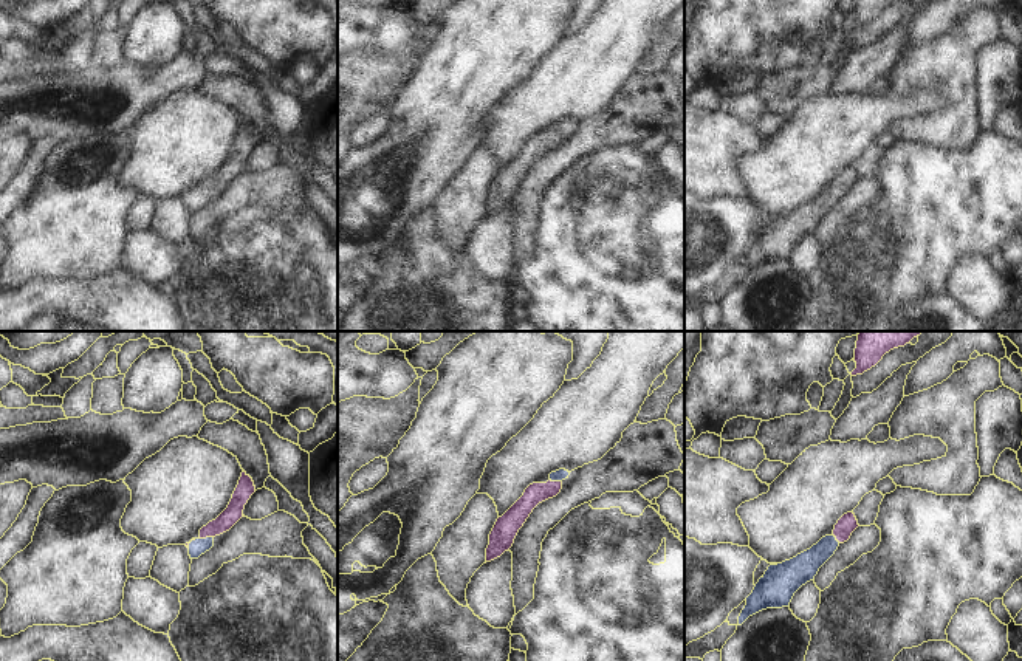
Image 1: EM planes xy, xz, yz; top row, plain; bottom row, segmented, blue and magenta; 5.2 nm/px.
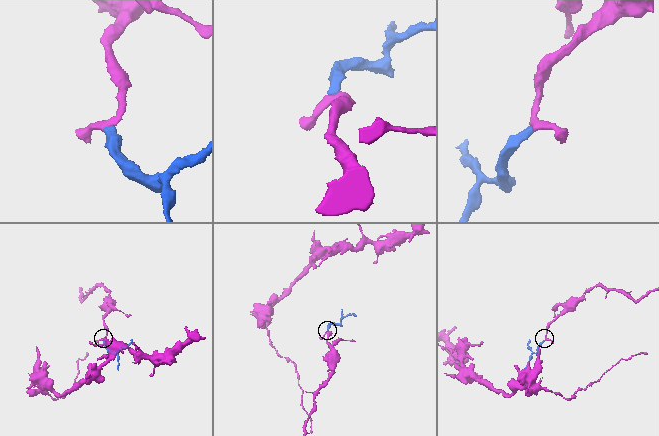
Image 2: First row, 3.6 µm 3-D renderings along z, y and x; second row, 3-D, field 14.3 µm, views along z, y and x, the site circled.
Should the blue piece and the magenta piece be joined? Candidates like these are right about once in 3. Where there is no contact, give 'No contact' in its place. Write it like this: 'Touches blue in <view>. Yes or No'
Touches blue in xy. Yes.

